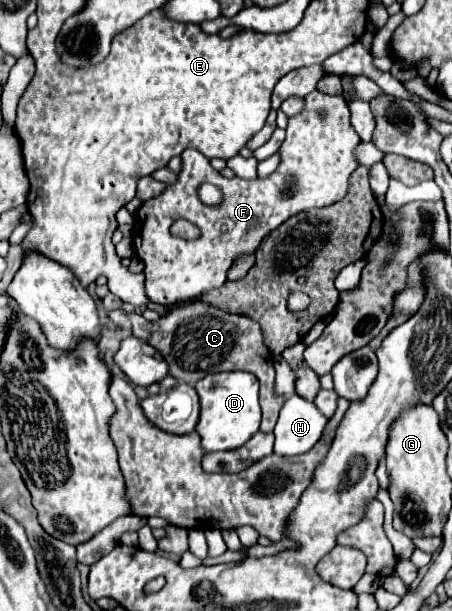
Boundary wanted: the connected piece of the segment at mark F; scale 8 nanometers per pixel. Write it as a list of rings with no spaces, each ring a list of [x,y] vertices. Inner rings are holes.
[[[313,91],[305,97],[305,107],[299,115],[289,117],[287,125],[287,139],[281,145],[281,163],[279,169],[273,171],[265,179],[227,179],[219,171],[215,171],[209,165],[209,159],[203,157],[195,149],[187,149],[181,159],[183,167],[177,175],[177,183],[167,185],[167,189],[145,201],[139,211],[135,213],[135,223],[133,223],[133,249],[137,257],[145,263],[145,289],[151,301],[161,303],[161,305],[175,305],[177,301],[195,297],[207,289],[217,289],[227,281],[227,273],[235,259],[241,253],[255,253],[261,239],[269,235],[273,229],[277,229],[283,221],[289,217],[305,211],[305,209],[319,209],[319,207],[329,207],[343,199],[347,195],[347,179],[353,169],[357,169],[357,163],[353,159],[353,147],[359,143],[359,135],[355,133],[351,119],[349,119],[349,107],[341,95],[325,95],[321,91]],[[201,183],[213,183],[223,191],[223,201],[215,207],[205,205],[197,189]],[[177,219],[187,219],[193,225],[201,229],[201,235],[197,239],[181,239],[171,235],[171,225]]]

